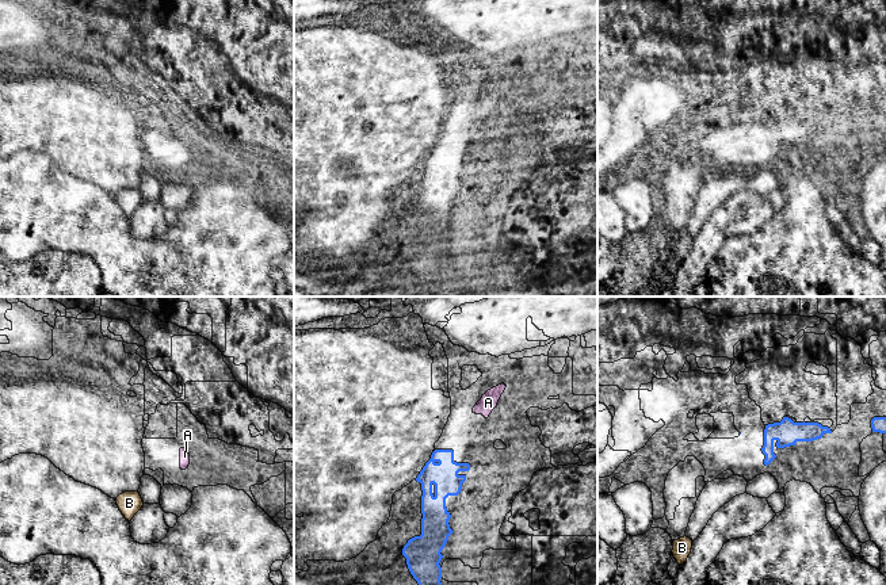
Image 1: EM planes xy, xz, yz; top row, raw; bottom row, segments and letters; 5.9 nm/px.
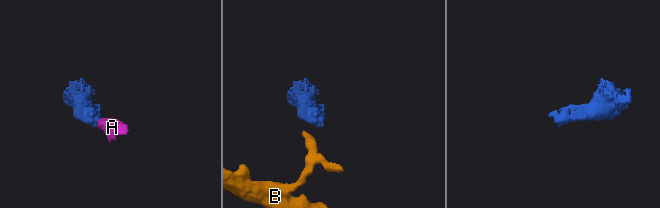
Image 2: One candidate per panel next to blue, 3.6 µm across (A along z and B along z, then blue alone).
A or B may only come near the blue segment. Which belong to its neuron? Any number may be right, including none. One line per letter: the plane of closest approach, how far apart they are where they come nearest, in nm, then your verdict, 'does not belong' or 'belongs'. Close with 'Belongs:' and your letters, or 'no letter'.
A: xz | 260 nm | belongs
B: yz | 650 nm | does not belong
Belongs: A

